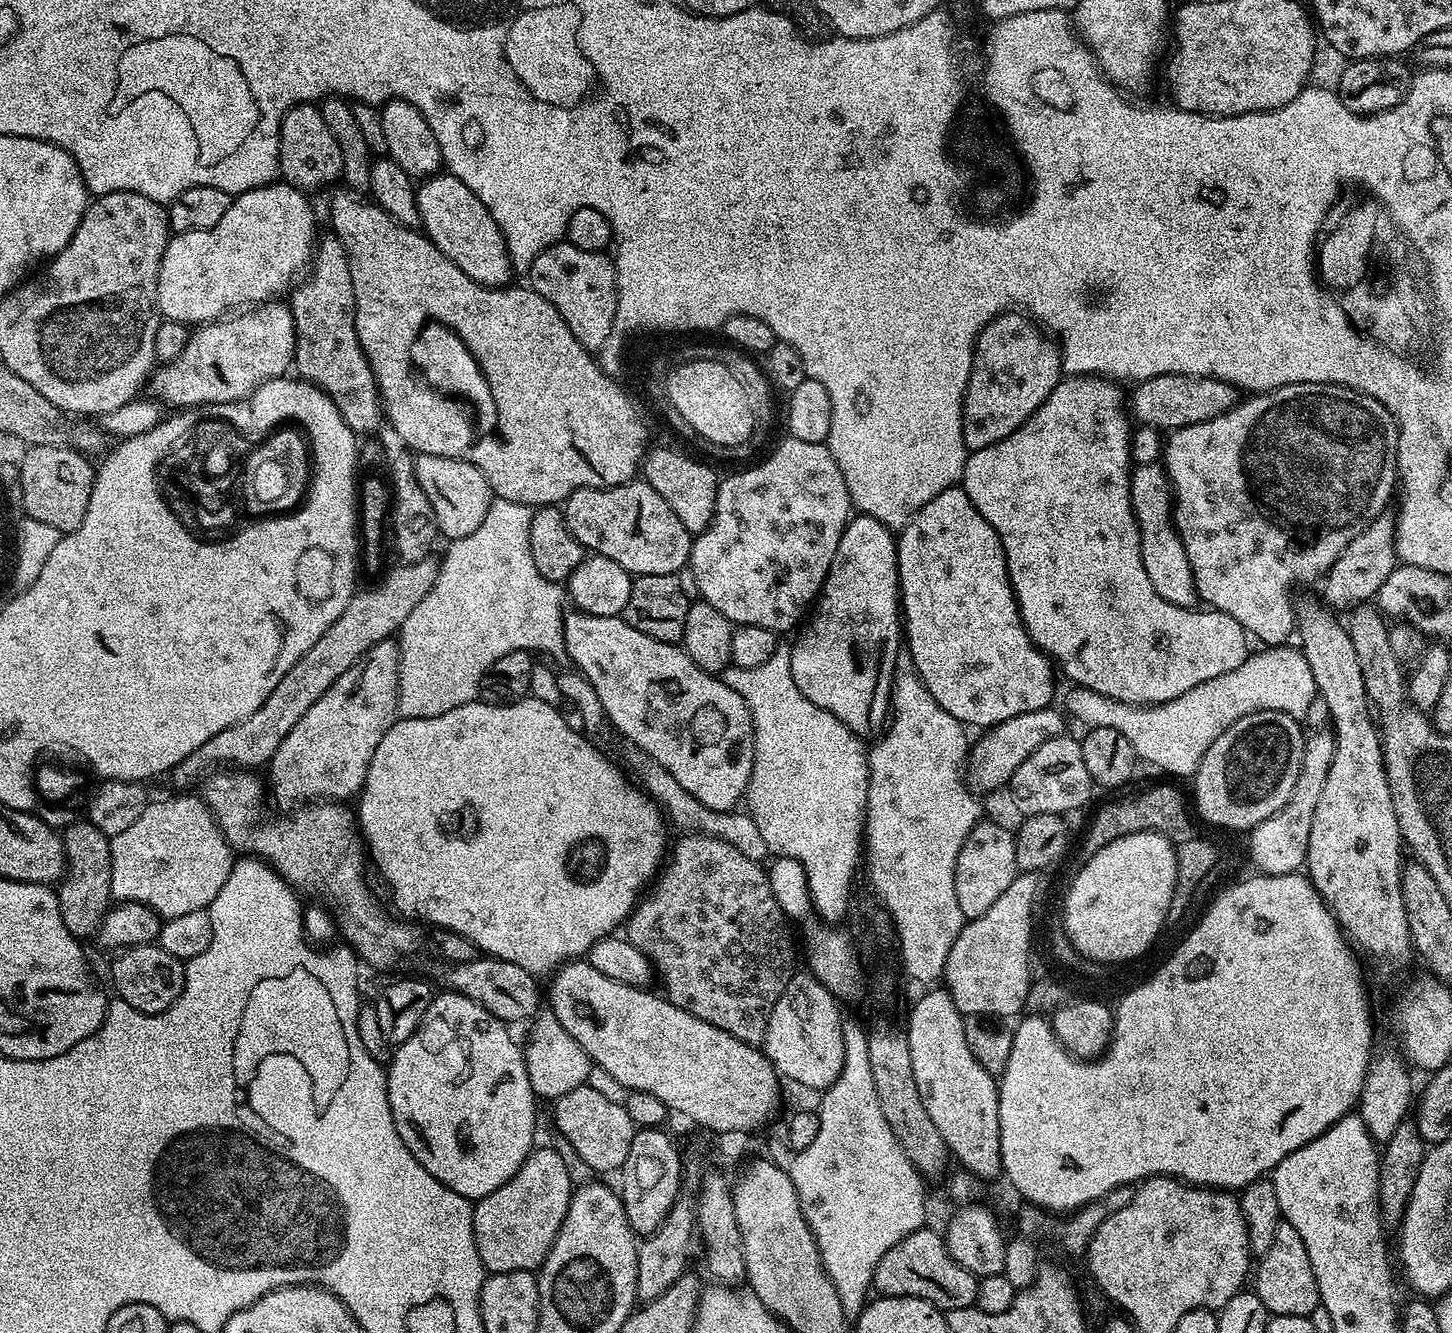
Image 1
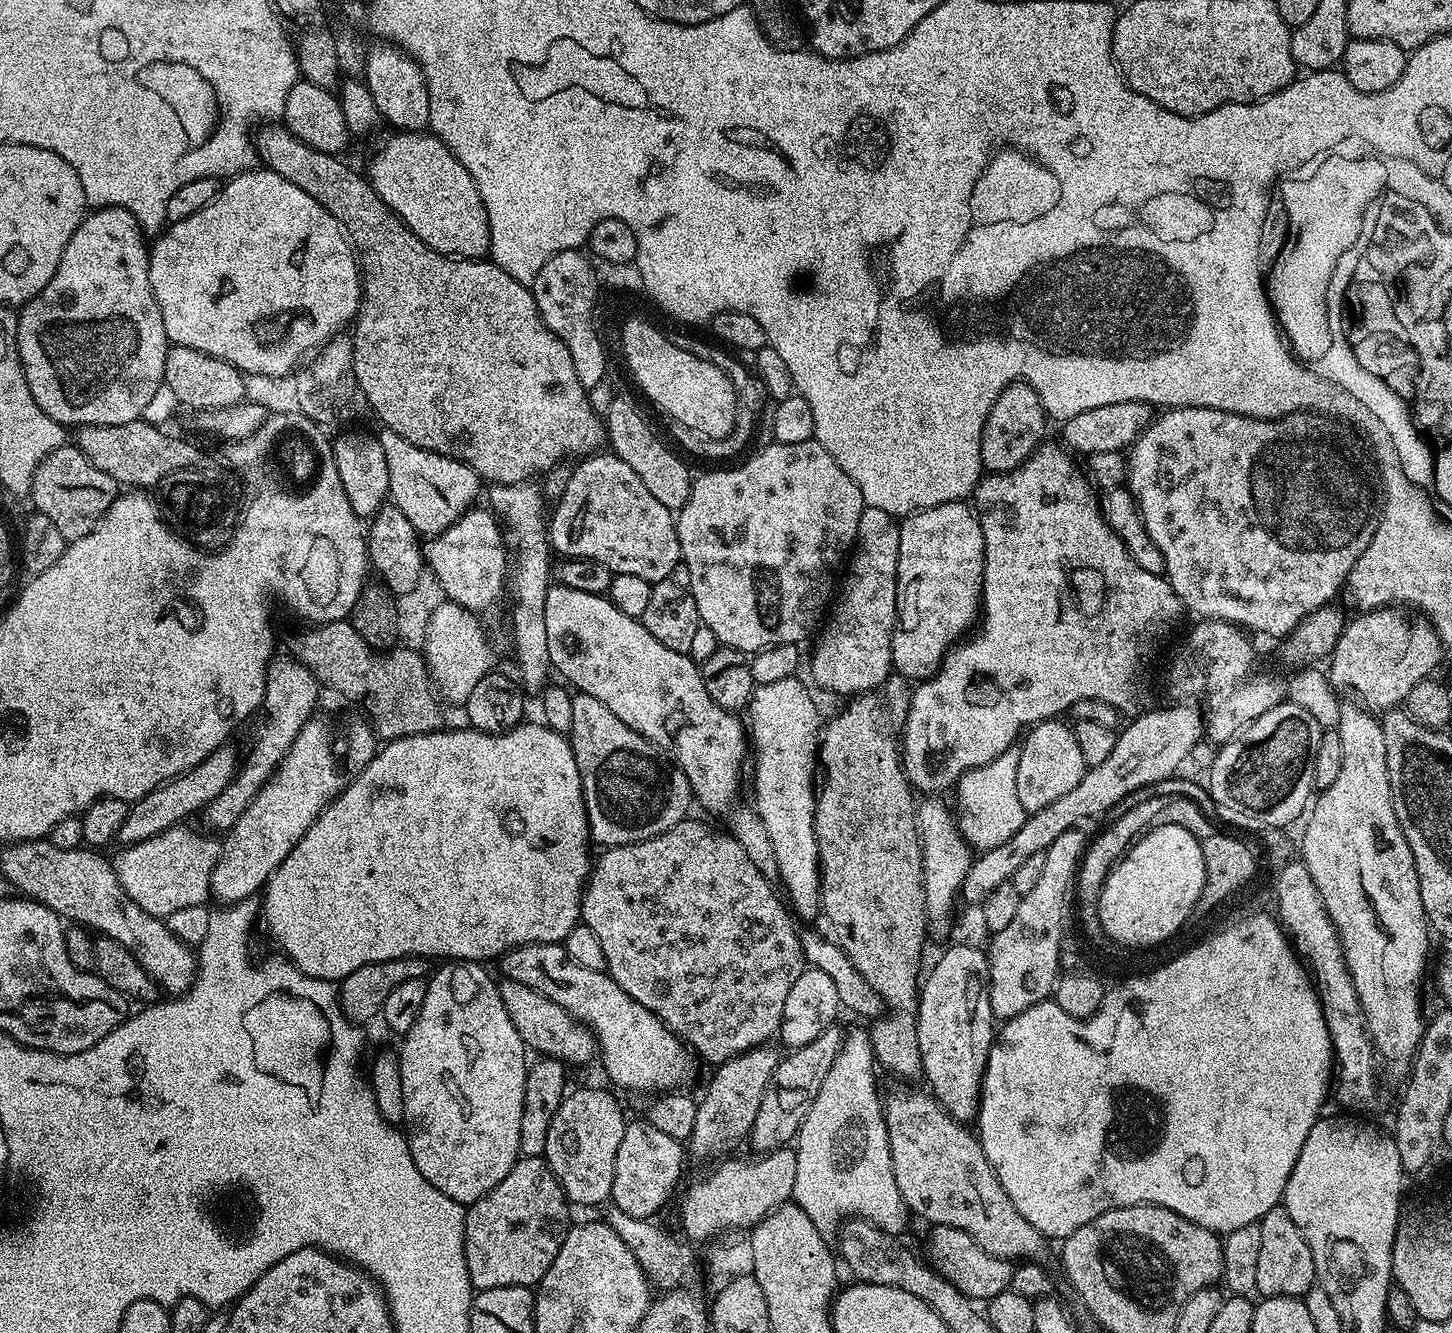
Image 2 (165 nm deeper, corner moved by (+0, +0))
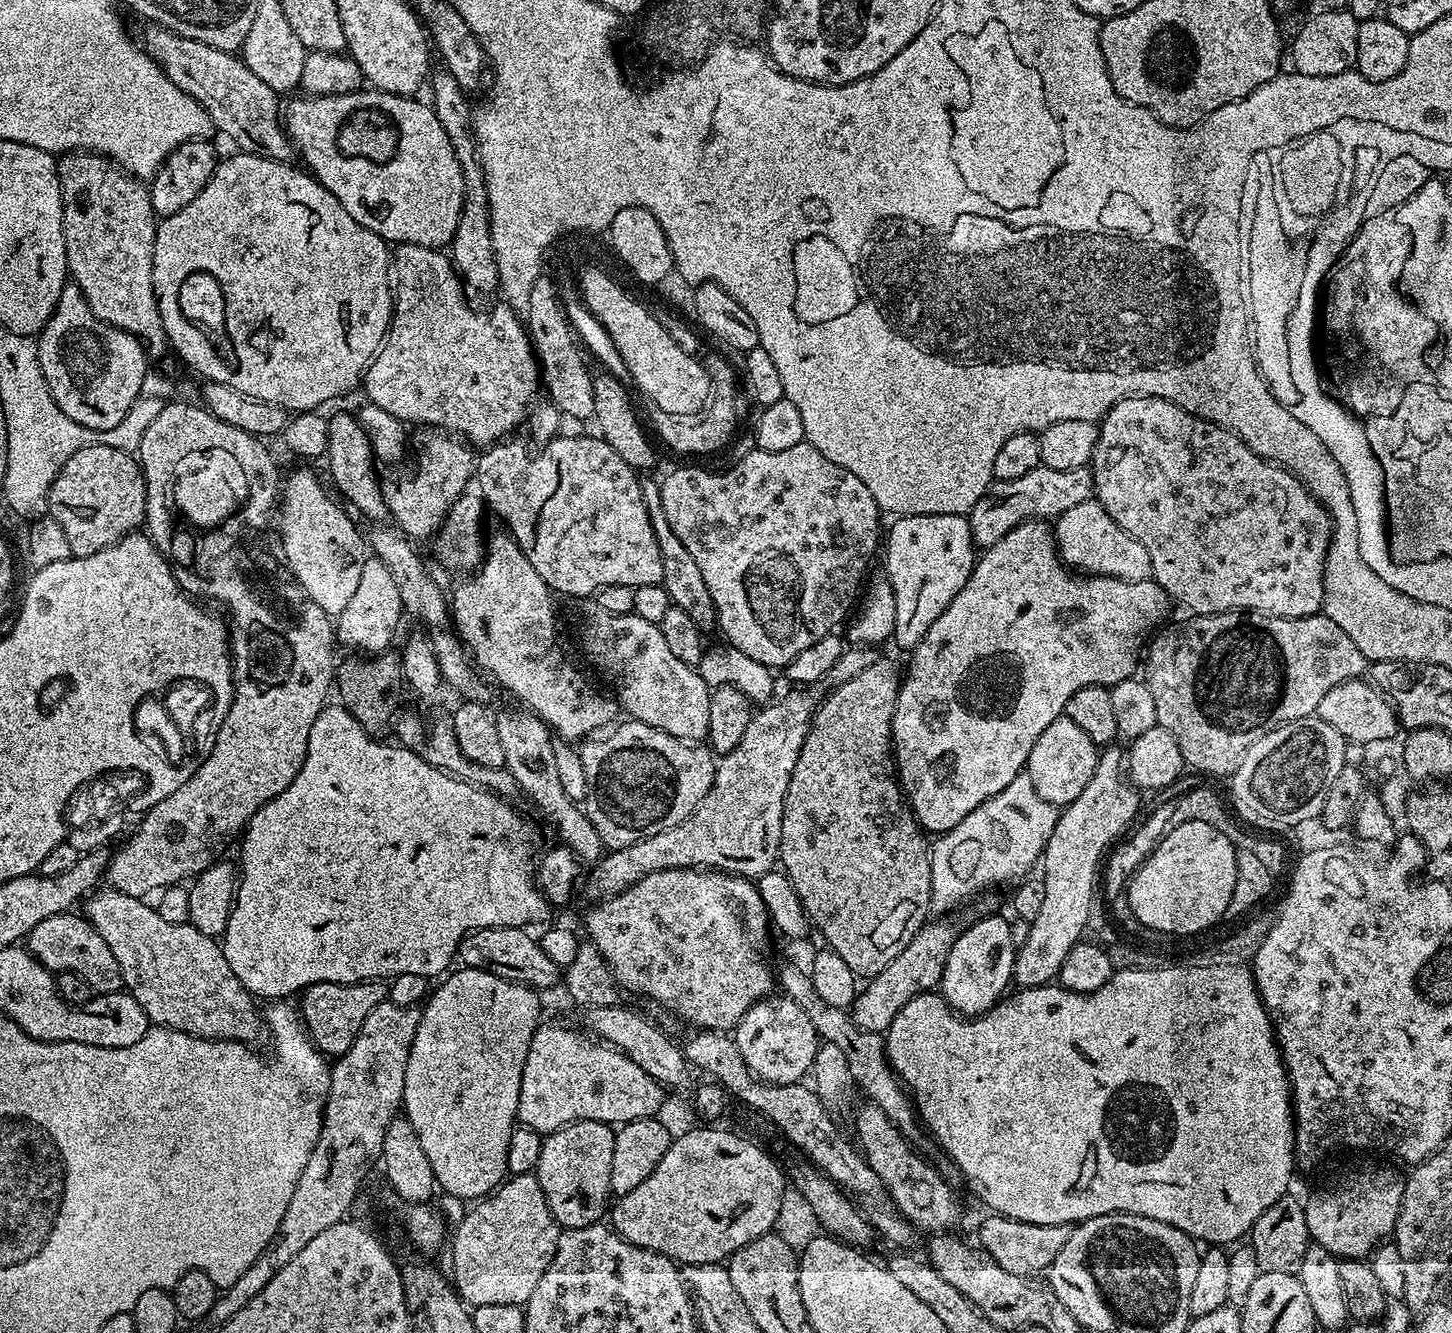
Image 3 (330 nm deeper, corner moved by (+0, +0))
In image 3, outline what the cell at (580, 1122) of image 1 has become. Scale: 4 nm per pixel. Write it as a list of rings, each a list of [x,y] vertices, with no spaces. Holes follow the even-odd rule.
[[[575,1120],[543,1137],[542,1154],[534,1175],[561,1229],[590,1226],[603,1217],[600,1216],[603,1212],[605,1215],[612,1190],[610,1162],[614,1158],[615,1137],[609,1125],[593,1120]]]

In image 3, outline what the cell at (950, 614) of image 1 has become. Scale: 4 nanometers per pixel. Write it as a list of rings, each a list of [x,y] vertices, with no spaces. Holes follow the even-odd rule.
[[[930,514],[929,516],[902,516],[891,521],[892,529],[888,532],[888,549],[884,552],[884,568],[886,571],[886,579],[892,583],[892,589],[896,592],[896,625],[892,631],[892,636],[896,644],[900,648],[915,649],[920,643],[920,639],[930,630],[930,626],[934,626],[934,622],[946,610],[946,606],[950,606],[950,602],[954,602],[954,598],[958,594],[958,590],[962,590],[962,586],[966,586],[966,582],[972,573],[972,567],[975,566],[978,559],[977,549],[972,543],[972,531],[968,526],[967,515],[951,516],[950,514]]]

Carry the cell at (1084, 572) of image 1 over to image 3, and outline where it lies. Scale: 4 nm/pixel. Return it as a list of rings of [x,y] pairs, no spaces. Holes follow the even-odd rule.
[[[1040,518],[1026,520],[1017,528],[1010,529],[998,542],[994,542],[979,553],[966,586],[958,590],[954,602],[946,606],[946,610],[937,618],[934,626],[930,626],[930,630],[920,639],[920,643],[911,653],[913,656],[908,664],[908,672],[906,668],[903,673],[892,719],[892,746],[902,791],[916,816],[916,821],[920,823],[925,833],[949,832],[954,826],[958,826],[958,822],[962,822],[962,818],[966,818],[966,814],[970,814],[970,810],[974,810],[994,794],[1006,790],[1006,786],[1010,786],[1010,782],[1014,782],[1014,778],[1025,771],[1030,750],[1042,734],[1042,730],[1046,730],[1050,722],[1064,715],[1064,707],[1066,702],[1070,702],[1070,694],[1086,686],[1095,684],[1111,686],[1123,680],[1133,679],[1137,675],[1146,641],[1165,623],[1164,615],[1168,612],[1170,598],[1160,584],[1151,578],[1119,580],[1113,576],[1077,574],[1069,570],[1058,555],[1053,529],[1049,525],[1047,528],[1044,524],[1047,523]]]

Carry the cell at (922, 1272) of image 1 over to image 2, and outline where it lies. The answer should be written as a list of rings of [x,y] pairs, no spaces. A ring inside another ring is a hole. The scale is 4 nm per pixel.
[[[935,1225],[928,1236],[928,1256],[931,1267],[947,1278],[954,1287],[973,1302],[987,1302],[994,1294],[1009,1291],[1012,1282],[1013,1265],[1009,1261],[998,1258],[994,1254],[986,1254],[966,1230],[958,1230],[954,1226]]]

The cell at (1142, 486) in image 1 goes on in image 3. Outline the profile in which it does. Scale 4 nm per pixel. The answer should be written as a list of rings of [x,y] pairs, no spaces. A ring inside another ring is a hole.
[[[1095,498],[1081,502],[1055,517],[1054,535],[1060,559],[1073,569],[1113,576],[1119,580],[1146,580],[1152,575],[1152,563],[1150,554],[1146,554],[1146,546],[1126,534],[1126,530],[1122,530],[1122,526],[1118,526],[1118,522],[1106,514],[1100,501]]]

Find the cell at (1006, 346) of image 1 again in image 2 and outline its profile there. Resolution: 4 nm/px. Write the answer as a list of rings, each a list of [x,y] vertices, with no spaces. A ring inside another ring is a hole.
[[[1007,384],[990,406],[990,414],[982,430],[984,472],[1009,472],[1022,462],[1026,462],[1045,439],[1044,420],[1046,421],[1046,413],[1042,402],[1029,384]]]

